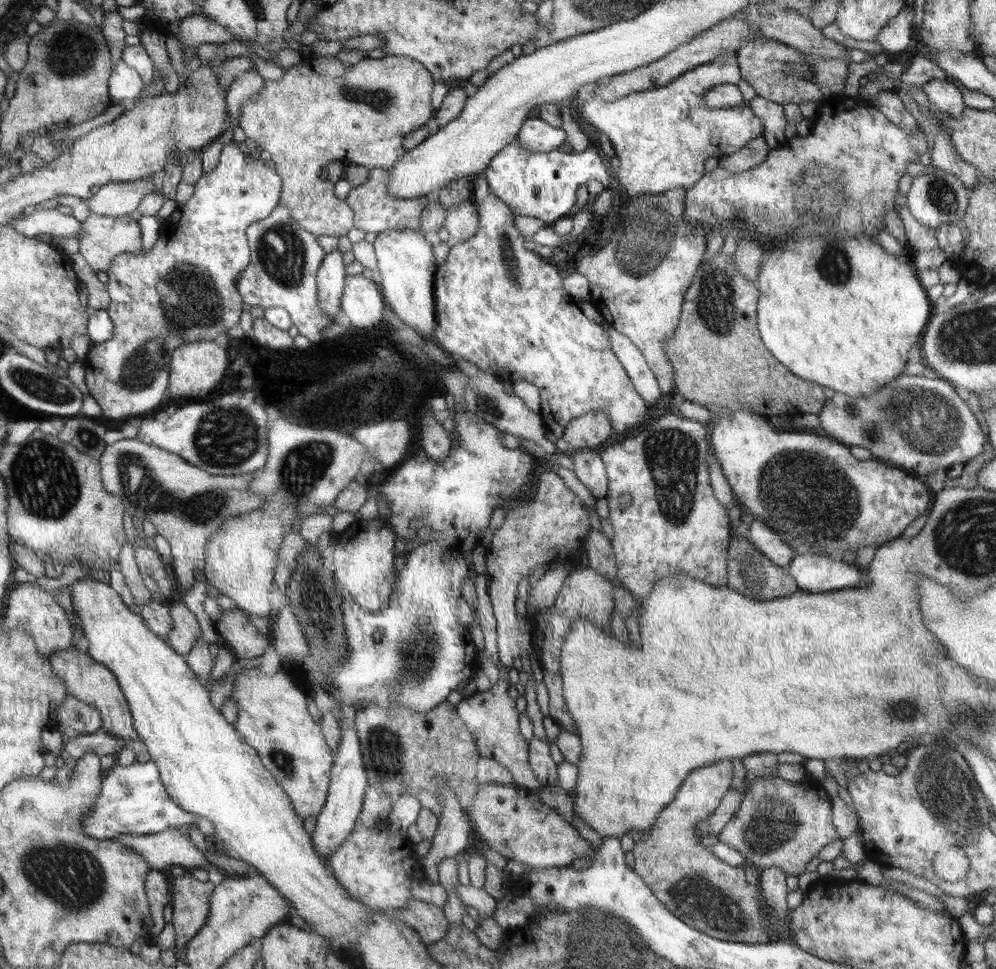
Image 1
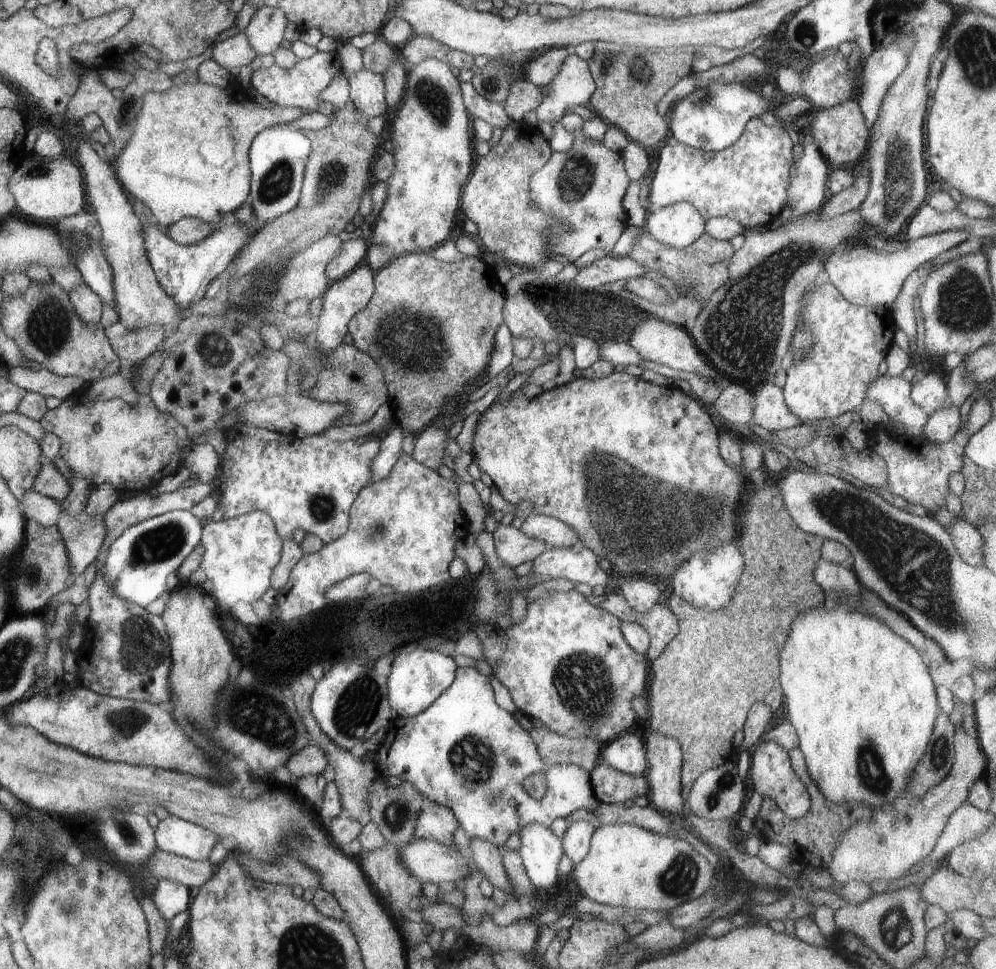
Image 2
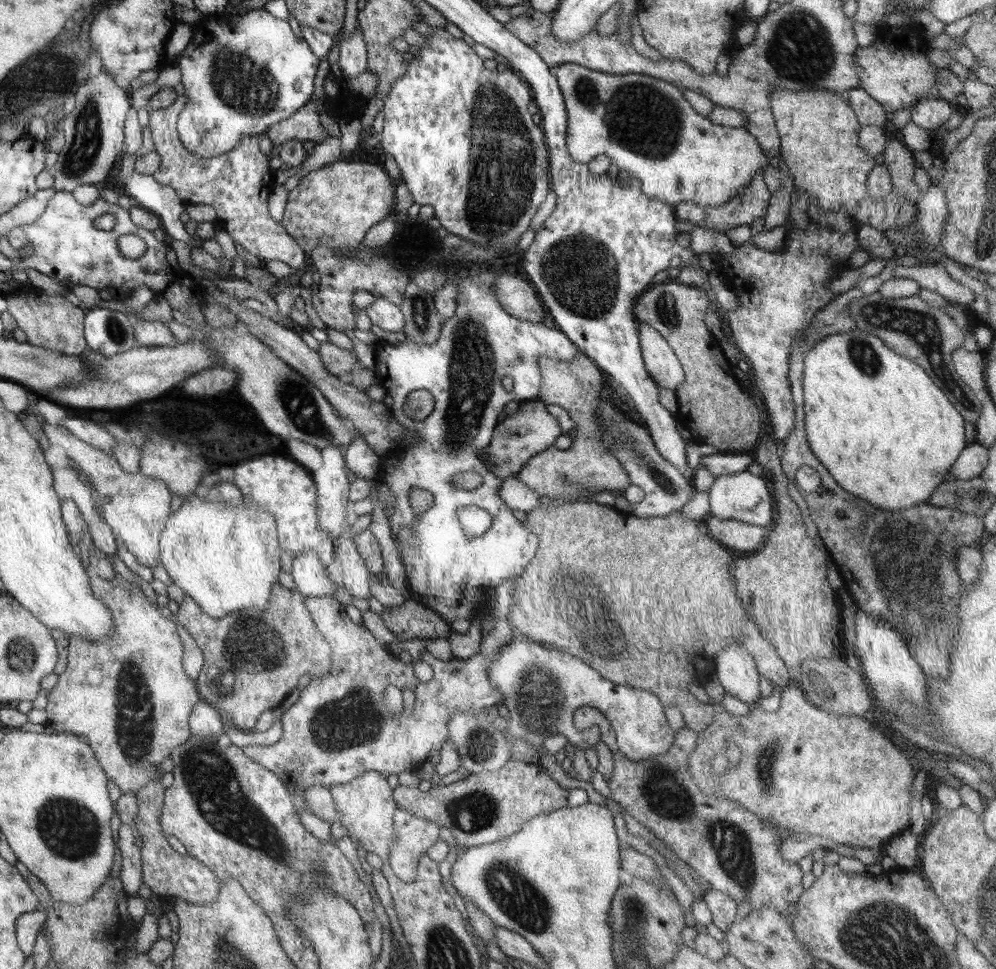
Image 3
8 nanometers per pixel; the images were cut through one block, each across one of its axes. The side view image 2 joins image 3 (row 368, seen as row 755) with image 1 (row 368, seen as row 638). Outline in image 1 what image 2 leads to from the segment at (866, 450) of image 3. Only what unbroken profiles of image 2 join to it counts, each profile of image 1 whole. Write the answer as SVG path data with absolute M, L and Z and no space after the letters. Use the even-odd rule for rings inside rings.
M805 236L801 240L793 240L787 242L785 246L779 248L769 248L761 260L761 268L755 280L755 288L759 292L759 300L757 300L757 330L759 336L763 340L763 344L767 346L767 350L775 356L777 362L781 362L793 376L807 380L807 382L815 382L821 388L831 388L839 394L851 396L851 398L867 398L871 394L875 394L879 388L883 388L885 384L893 382L895 378L899 378L907 366L907 352L911 350L911 346L915 342L921 340L921 334L925 330L927 320L931 318L935 306L927 300L925 296L925 288L919 284L917 276L915 276L915 266L913 260L909 260L907 264L897 264L899 256L887 254L881 244L873 238L873 236L863 236L863 238L851 238L851 240L839 240L835 236L833 244L823 244L829 242L829 238L821 238L821 236Z

